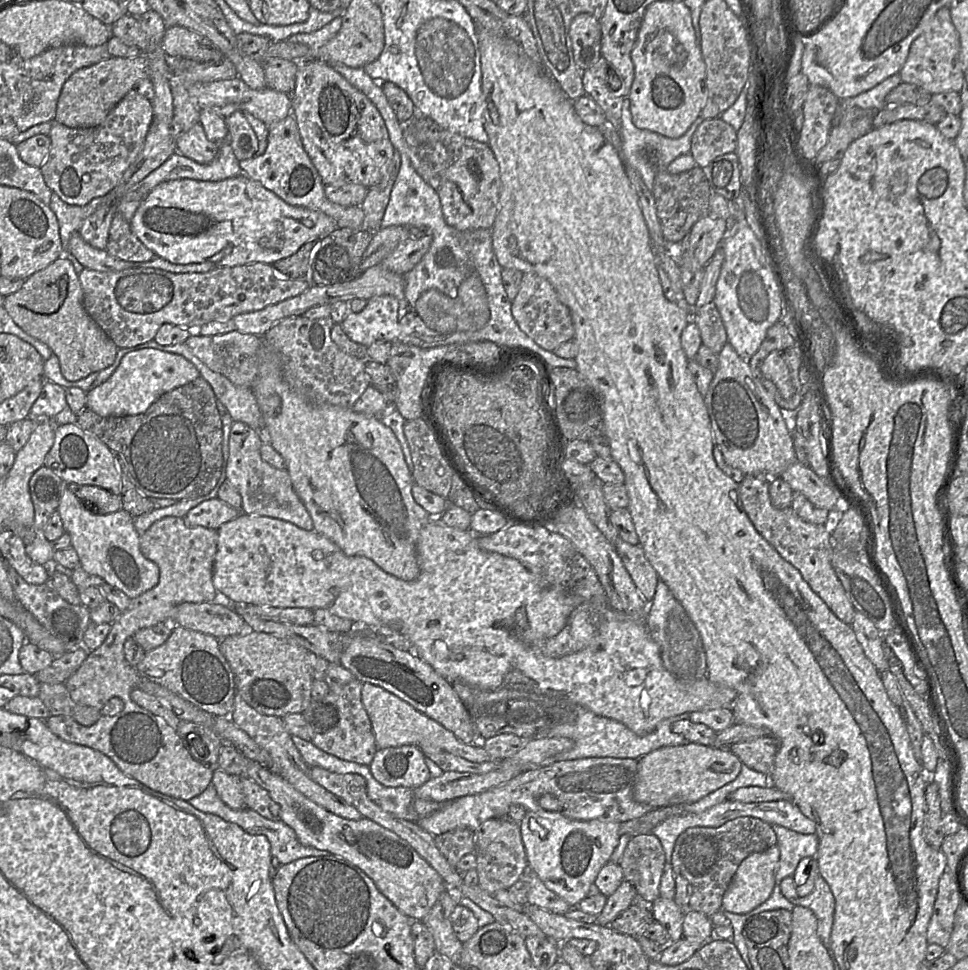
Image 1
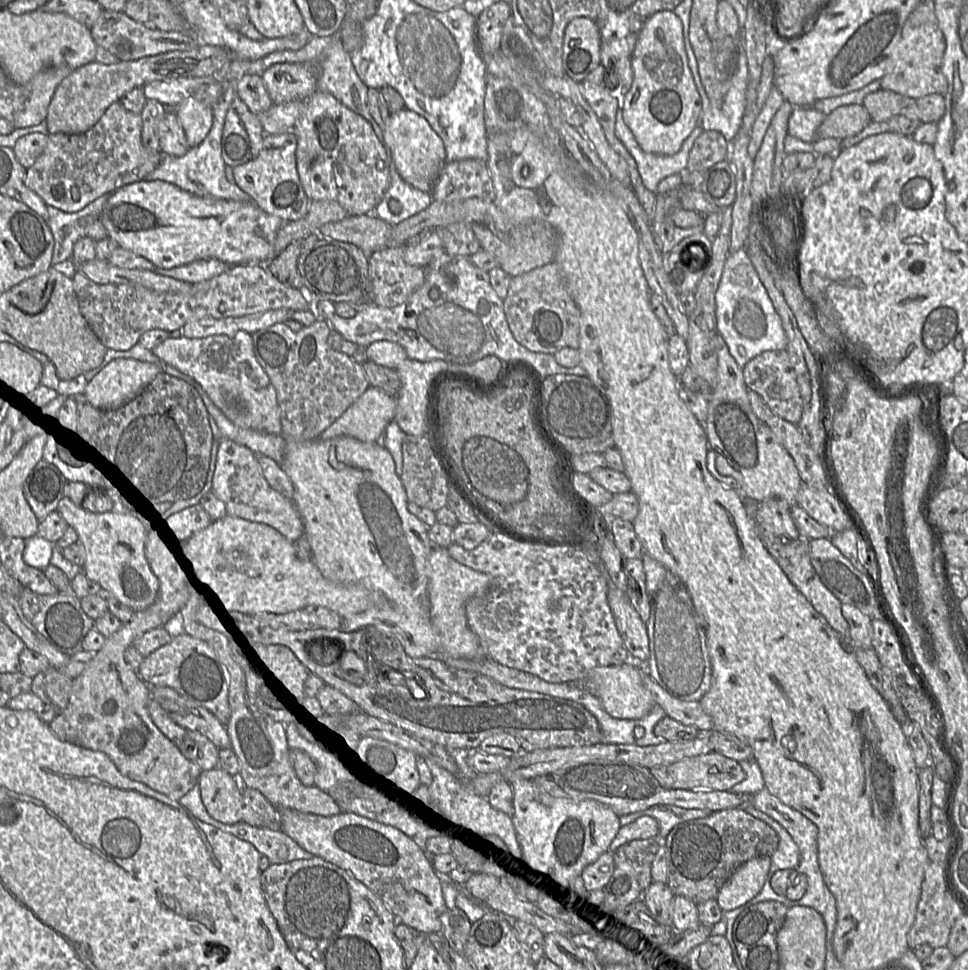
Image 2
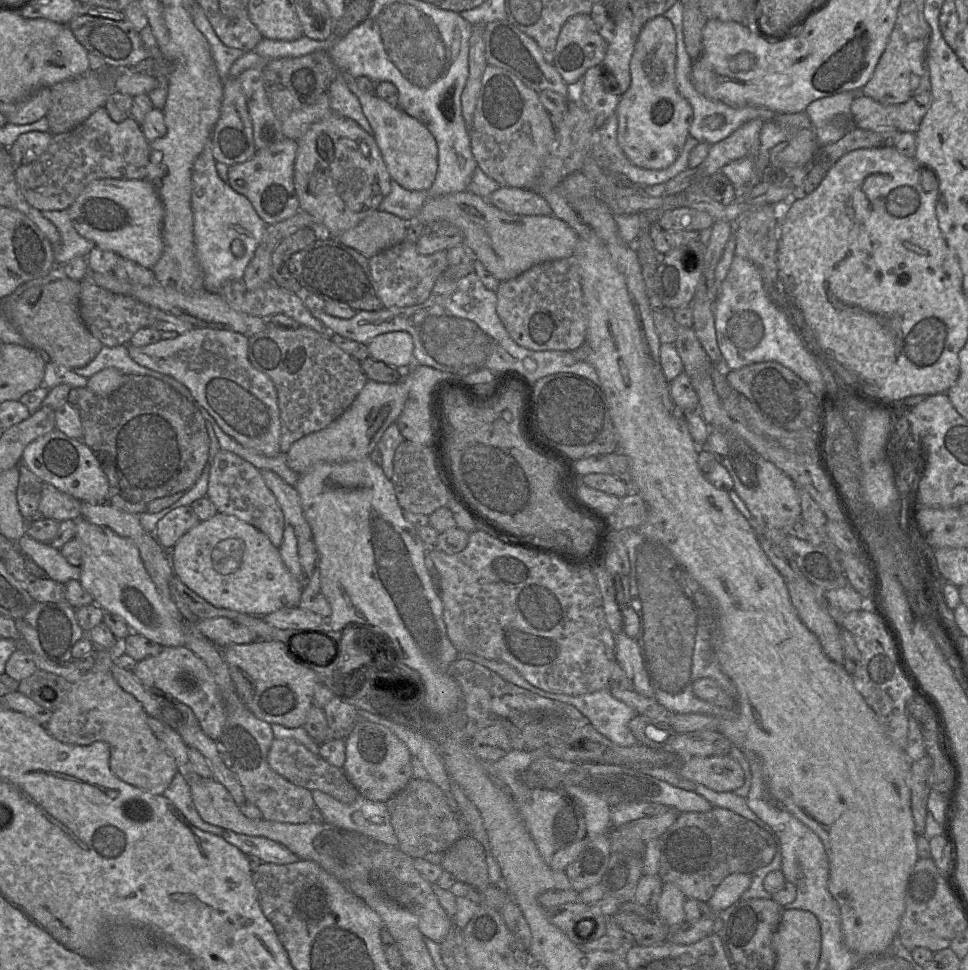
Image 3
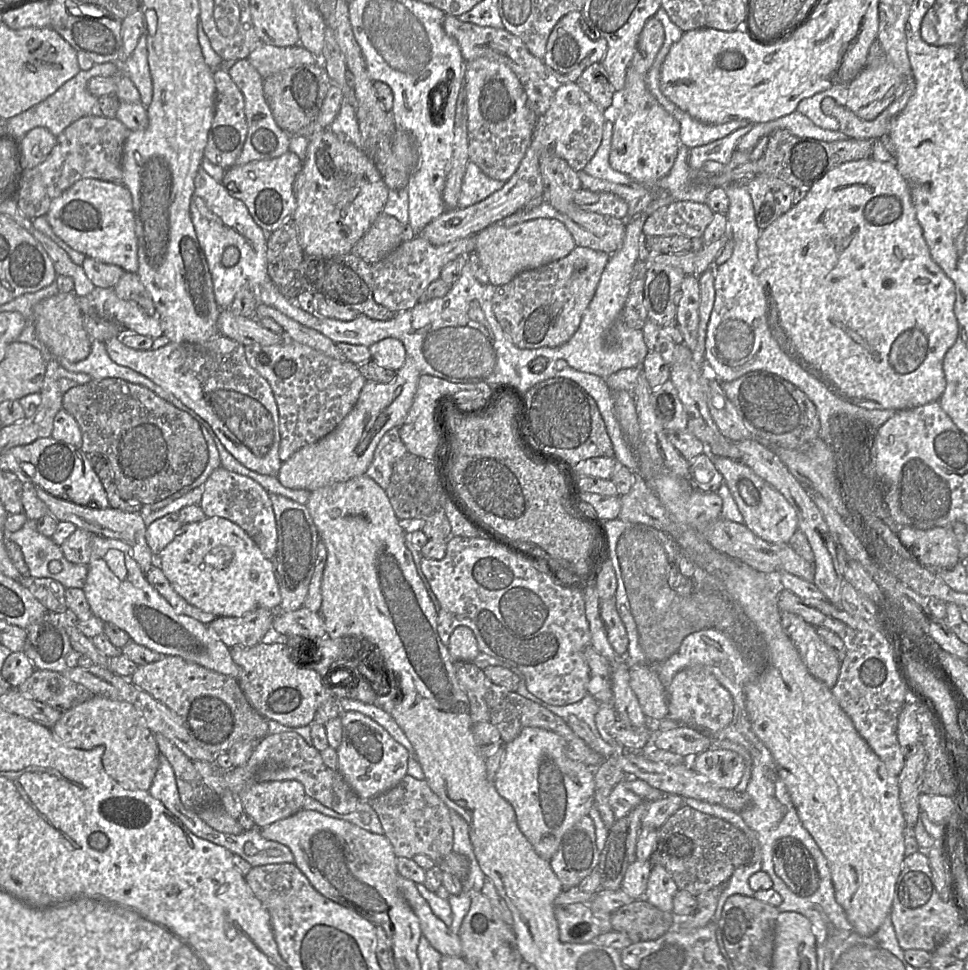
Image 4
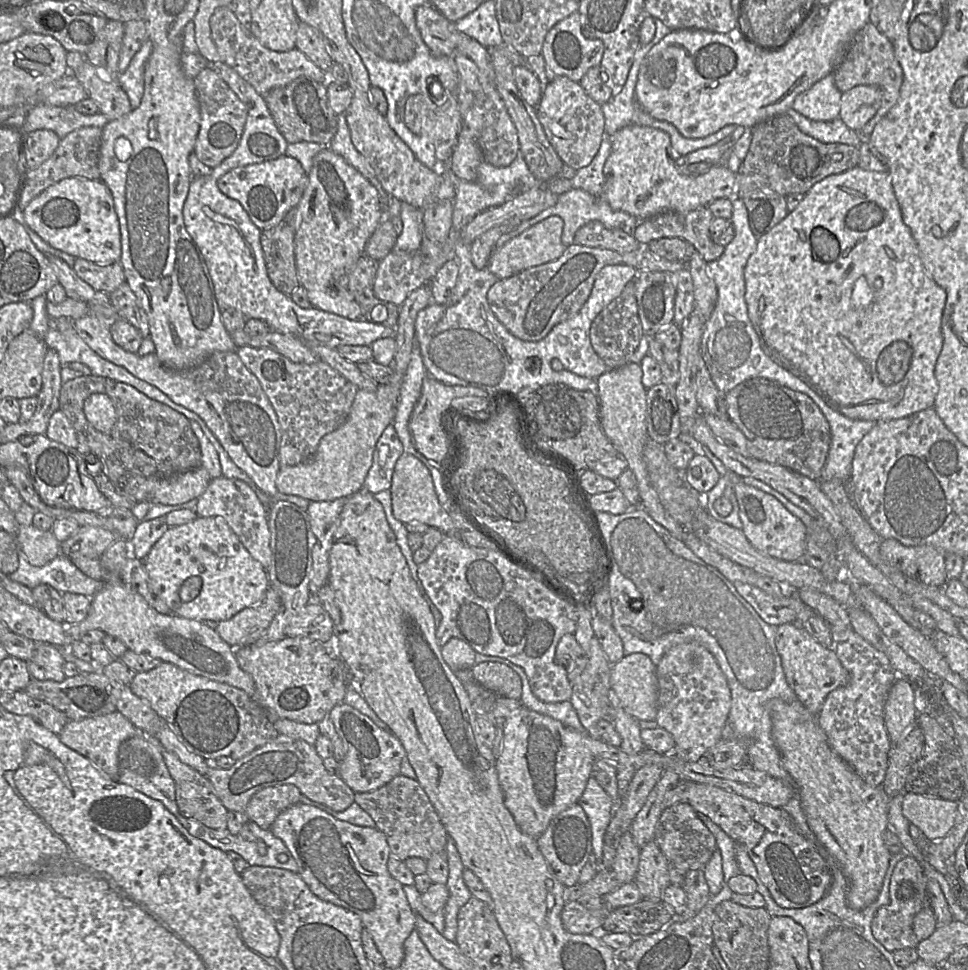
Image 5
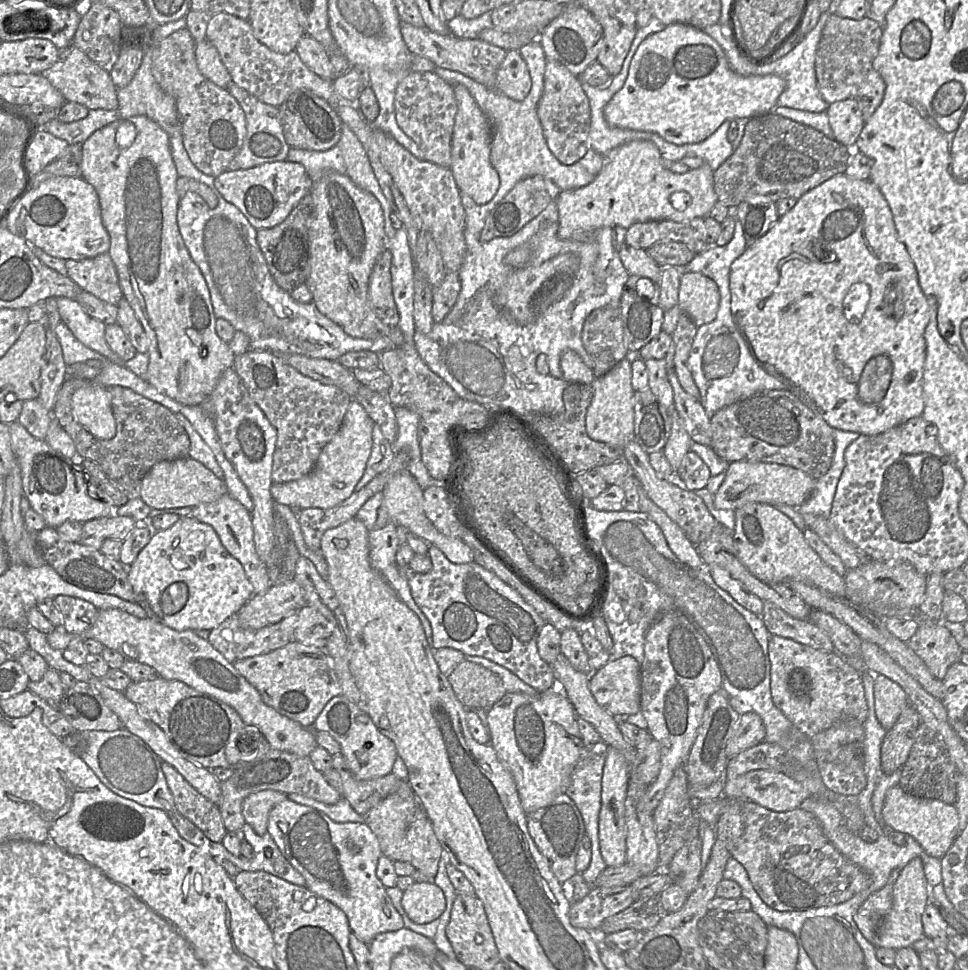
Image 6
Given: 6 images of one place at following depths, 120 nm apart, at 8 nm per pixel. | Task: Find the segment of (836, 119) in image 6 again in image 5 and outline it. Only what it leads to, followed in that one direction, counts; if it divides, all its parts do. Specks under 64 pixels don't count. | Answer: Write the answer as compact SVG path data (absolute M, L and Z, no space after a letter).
M858 85L842 93L839 119L851 130L859 131L874 117L879 108L881 92L878 88Z

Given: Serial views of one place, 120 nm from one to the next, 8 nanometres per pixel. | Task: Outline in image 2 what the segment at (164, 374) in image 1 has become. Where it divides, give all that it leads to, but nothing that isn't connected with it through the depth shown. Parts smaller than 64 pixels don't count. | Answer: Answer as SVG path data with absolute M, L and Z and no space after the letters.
M117 358L87 384L84 394L95 406L119 408L134 399L161 372L156 364Z

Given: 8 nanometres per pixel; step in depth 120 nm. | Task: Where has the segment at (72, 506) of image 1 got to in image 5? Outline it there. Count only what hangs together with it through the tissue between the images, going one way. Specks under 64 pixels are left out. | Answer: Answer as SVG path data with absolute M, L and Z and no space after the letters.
M118 539L101 555L100 564L106 571L106 579L101 589L91 597L87 617L78 624L64 624L66 634L72 639L79 639L86 631L99 629L121 640L128 650L174 664L194 675L239 688L255 700L254 680L239 667L234 648L222 640L214 629L203 622L157 612L139 593L121 581L120 569L128 558L133 558L130 557L128 543Z

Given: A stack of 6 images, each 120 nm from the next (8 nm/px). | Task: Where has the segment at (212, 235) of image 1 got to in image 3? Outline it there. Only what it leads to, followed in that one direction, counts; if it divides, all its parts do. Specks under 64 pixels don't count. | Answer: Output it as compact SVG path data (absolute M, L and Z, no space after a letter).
M99 179L93 181L70 205L68 214L78 234L92 241L95 247L113 251L119 257L132 260L143 267L152 270L163 253L162 228L164 208L156 188L146 179Z

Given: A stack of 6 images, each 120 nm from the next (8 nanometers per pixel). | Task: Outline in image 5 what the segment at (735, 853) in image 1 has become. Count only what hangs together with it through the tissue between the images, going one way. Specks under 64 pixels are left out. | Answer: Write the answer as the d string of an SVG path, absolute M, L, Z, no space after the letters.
M687 802L677 803L662 811L656 825L654 841L667 860L669 882L675 886L682 885L688 872L704 870L712 854L717 850L714 835Z

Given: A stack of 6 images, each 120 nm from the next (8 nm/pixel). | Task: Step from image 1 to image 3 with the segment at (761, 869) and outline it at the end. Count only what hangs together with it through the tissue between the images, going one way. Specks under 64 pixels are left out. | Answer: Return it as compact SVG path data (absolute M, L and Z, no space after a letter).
M735 873L723 879L707 904L713 912L720 912L732 906L751 884L751 874Z

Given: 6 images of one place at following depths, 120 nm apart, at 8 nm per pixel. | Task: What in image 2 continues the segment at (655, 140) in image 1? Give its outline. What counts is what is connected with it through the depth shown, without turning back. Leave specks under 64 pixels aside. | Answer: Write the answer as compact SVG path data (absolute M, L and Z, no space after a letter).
M620 98L616 113L615 135L634 158L643 185L650 192L656 193L657 186L663 179L673 174L678 174L687 168L690 150L703 129L700 125L697 125L683 142L681 149L674 155L666 156L646 153L641 149L633 133L625 124L622 108L623 103Z

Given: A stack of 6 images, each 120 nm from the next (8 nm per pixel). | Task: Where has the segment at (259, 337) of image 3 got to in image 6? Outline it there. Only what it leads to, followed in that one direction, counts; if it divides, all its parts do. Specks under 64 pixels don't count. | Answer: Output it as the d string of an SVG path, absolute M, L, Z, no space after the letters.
M248 350L235 357L233 368L249 396L277 431L272 481L284 483L309 474L323 447L339 430L352 398L340 388L313 380L270 351Z

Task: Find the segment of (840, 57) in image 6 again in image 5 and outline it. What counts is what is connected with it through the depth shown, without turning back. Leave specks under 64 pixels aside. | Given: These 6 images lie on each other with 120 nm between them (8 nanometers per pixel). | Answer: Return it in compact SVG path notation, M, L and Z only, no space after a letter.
M871 22L867 23L859 30L841 60L832 72L837 89L844 93L858 85L873 86L880 90L881 100L876 114L858 132L862 140L867 140L875 125L887 114L887 112L897 103L900 89L903 82L903 70L896 59L892 42L882 34Z

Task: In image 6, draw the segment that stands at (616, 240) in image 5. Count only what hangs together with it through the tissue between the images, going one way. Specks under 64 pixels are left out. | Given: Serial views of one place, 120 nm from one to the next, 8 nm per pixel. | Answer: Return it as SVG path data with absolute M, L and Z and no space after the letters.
M624 243L619 255L630 276L648 278L660 288L662 268L653 261L644 249L636 249Z

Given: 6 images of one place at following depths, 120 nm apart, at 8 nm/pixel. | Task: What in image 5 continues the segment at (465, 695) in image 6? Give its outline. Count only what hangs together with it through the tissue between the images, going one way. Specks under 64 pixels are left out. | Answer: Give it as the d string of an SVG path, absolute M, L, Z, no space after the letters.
M482 662L471 667L474 679L484 688L510 699L520 699L521 680L509 667Z

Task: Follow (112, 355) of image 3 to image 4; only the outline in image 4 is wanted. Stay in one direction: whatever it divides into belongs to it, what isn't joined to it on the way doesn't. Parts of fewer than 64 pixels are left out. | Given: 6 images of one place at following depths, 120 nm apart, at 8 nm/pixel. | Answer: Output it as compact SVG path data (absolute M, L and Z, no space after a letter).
M92 340L91 351L82 361L58 361L59 365L68 371L74 373L85 373L92 379L119 378L127 382L143 386L179 410L183 411L183 409L185 409L189 413L189 408L171 393L165 391L134 370L114 363L107 354L105 342Z

